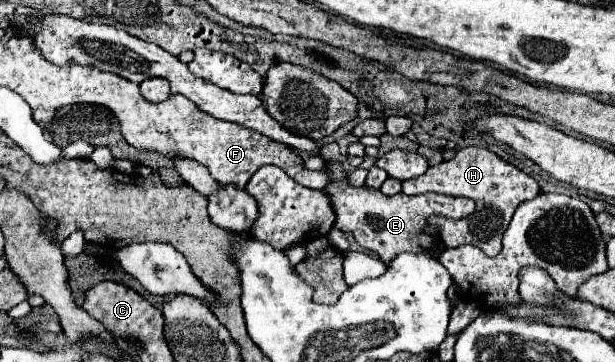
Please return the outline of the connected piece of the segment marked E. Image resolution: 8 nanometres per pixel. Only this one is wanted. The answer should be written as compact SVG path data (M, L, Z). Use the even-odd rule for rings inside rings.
M328 162L326 170L332 172L332 184L324 190L330 192L336 204L336 228L342 232L350 232L354 240L366 248L368 252L378 254L378 258L388 266L398 254L428 254L440 256L444 252L444 244L440 240L440 228L428 224L428 216L446 216L450 220L462 220L474 212L474 202L470 198L454 198L444 194L396 194L386 196L374 188L352 188L346 182L346 172L336 164Z

